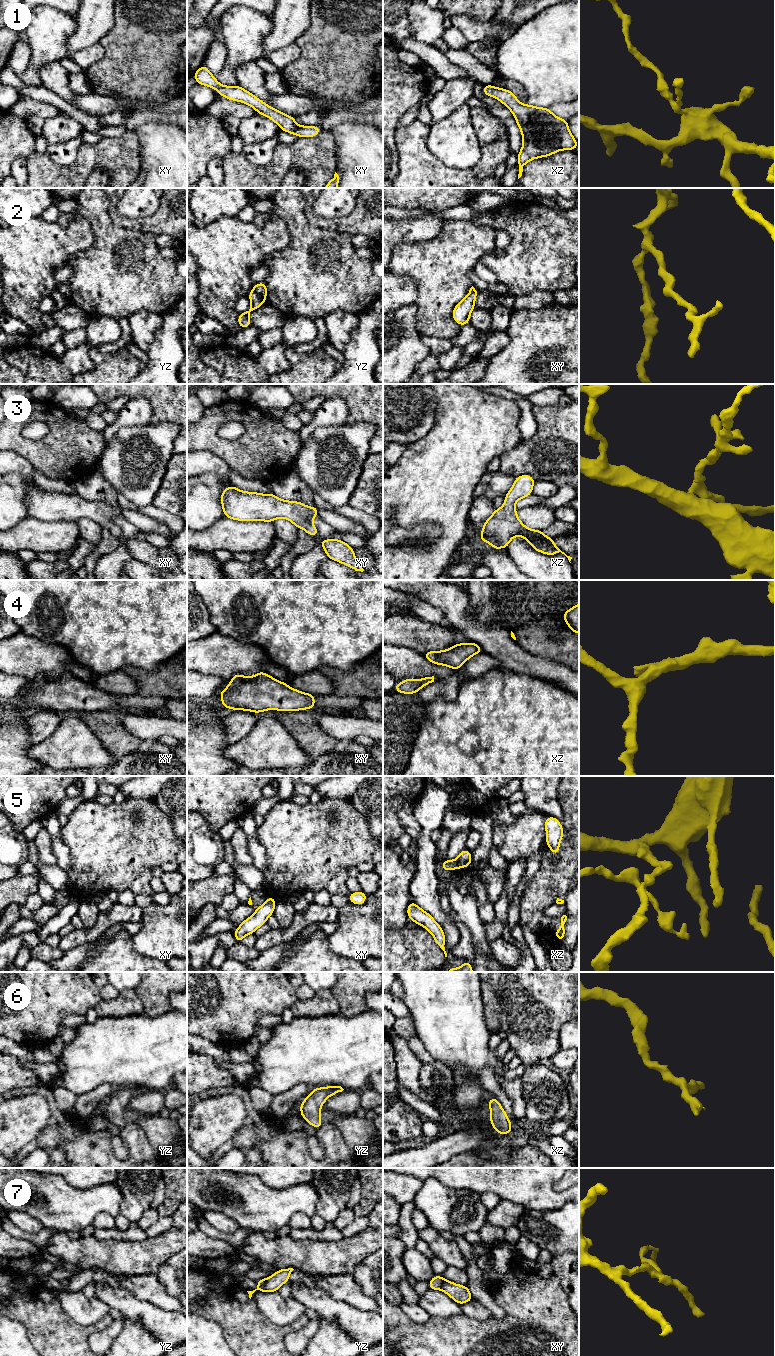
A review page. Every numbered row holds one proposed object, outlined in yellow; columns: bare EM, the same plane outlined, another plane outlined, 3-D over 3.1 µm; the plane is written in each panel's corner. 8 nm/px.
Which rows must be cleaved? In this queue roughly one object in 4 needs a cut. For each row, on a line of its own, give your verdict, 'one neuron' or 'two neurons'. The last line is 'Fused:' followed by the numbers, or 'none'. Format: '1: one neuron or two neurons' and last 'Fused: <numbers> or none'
1: one neuron
2: one neuron
3: one neuron
4: one neuron
5: two neurons
6: one neuron
7: two neurons
Fused: 5, 7

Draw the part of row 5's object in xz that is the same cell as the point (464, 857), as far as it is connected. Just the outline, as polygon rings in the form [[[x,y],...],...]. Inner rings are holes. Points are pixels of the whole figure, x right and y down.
[[[466,848],[462,850],[458,855],[458,861],[460,864],[460,867],[469,867],[471,865],[472,855],[471,852],[468,851]]]

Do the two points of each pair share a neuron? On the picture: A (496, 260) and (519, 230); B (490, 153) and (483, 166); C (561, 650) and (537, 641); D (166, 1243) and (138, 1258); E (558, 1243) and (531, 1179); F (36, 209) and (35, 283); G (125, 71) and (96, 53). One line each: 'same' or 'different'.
A: same
B: same
C: same
D: same
E: different
F: different
G: different

